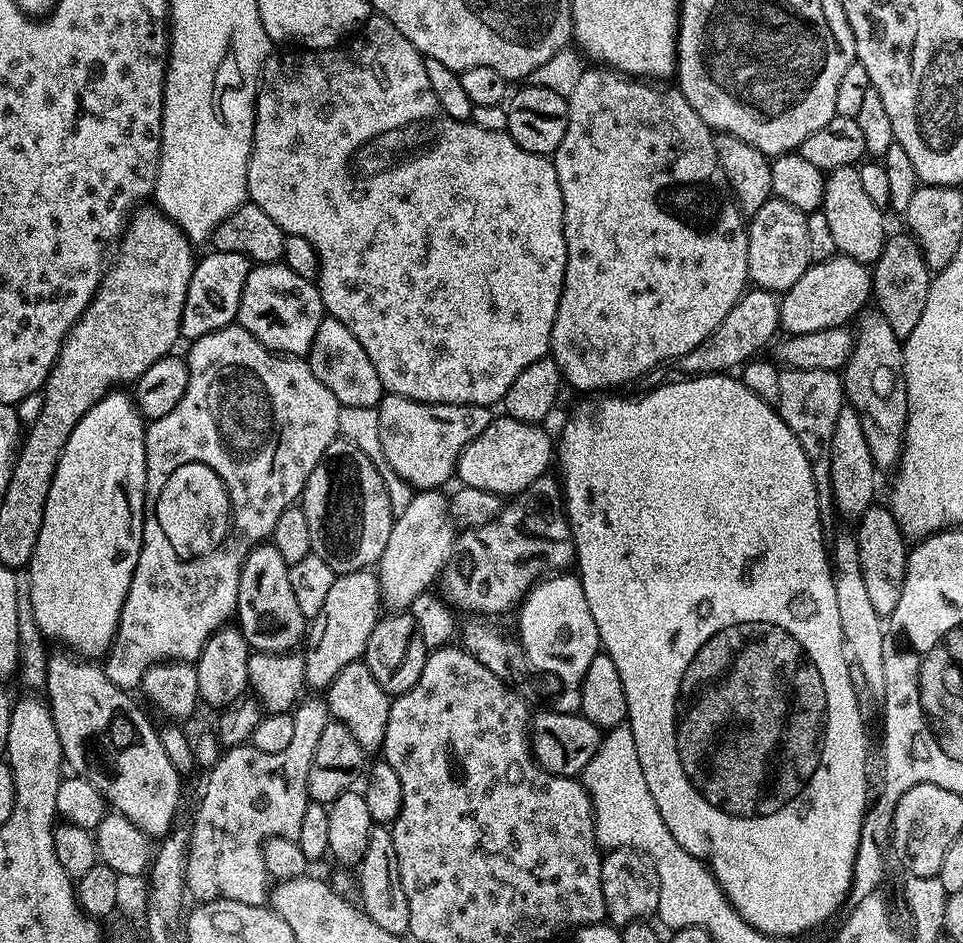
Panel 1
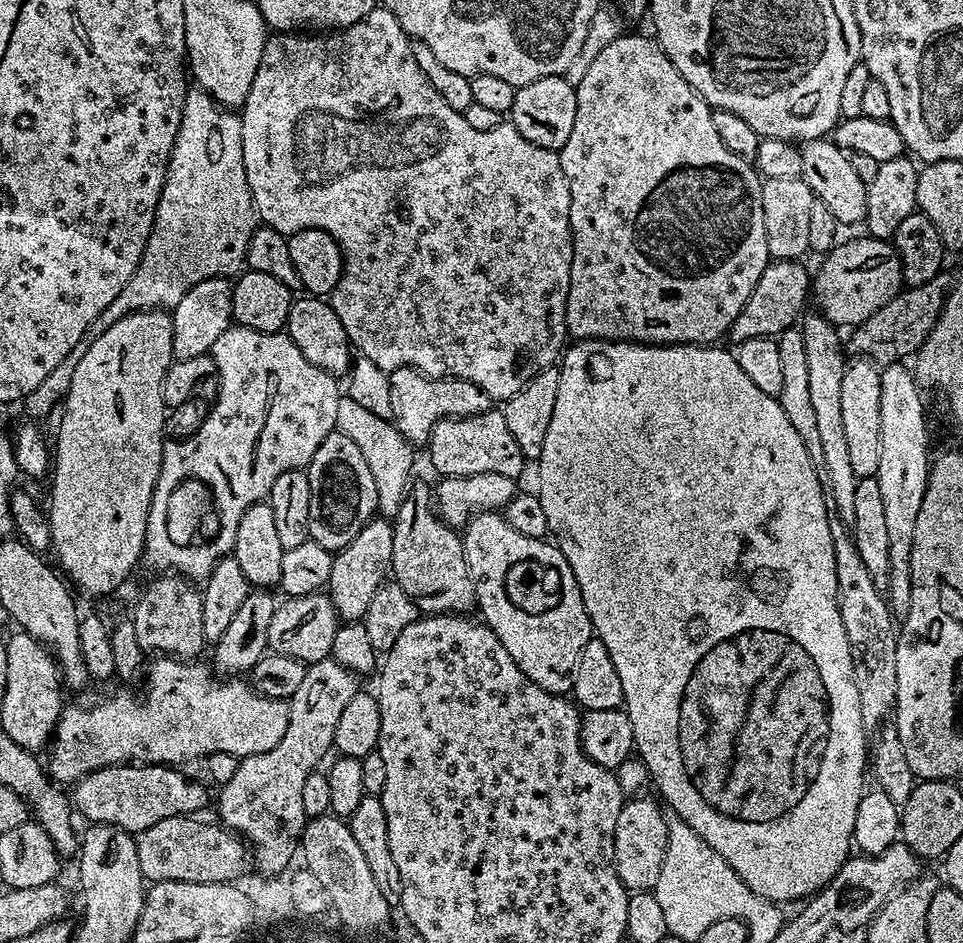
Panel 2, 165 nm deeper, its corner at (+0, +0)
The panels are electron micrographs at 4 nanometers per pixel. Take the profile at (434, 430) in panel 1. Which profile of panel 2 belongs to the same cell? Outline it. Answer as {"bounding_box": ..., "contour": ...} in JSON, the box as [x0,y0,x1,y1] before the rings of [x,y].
{"bounding_box":[388,368,494,446],"contour":[[[399,368],[388,373],[390,382],[390,406],[392,420],[402,438],[412,446],[427,445],[434,426],[440,420],[461,420],[493,411],[494,402],[486,390],[474,386],[474,382],[459,380],[453,376],[428,376],[417,368]]]}

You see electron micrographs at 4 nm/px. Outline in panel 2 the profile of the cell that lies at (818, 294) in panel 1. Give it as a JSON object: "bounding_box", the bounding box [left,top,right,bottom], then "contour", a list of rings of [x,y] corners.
{"bounding_box":[810,234,904,326],"contour":[[[861,234],[857,240],[837,243],[823,257],[820,269],[810,280],[810,292],[820,315],[837,326],[859,326],[870,314],[882,310],[902,290],[904,275],[895,247],[888,240],[876,240]]]}

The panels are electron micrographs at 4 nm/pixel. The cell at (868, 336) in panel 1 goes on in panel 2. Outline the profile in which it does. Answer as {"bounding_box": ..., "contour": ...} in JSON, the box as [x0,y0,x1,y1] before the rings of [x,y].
{"bounding_box":[875,363,928,618],"contour":[[[907,363],[883,365],[880,368],[880,385],[882,404],[878,406],[878,411],[882,430],[878,438],[882,438],[882,451],[875,478],[878,491],[882,493],[890,550],[890,582],[886,599],[893,617],[902,618],[910,610],[914,526],[918,523],[918,509],[922,506],[928,485],[928,422],[924,418],[924,402],[920,398],[921,385]]]}

